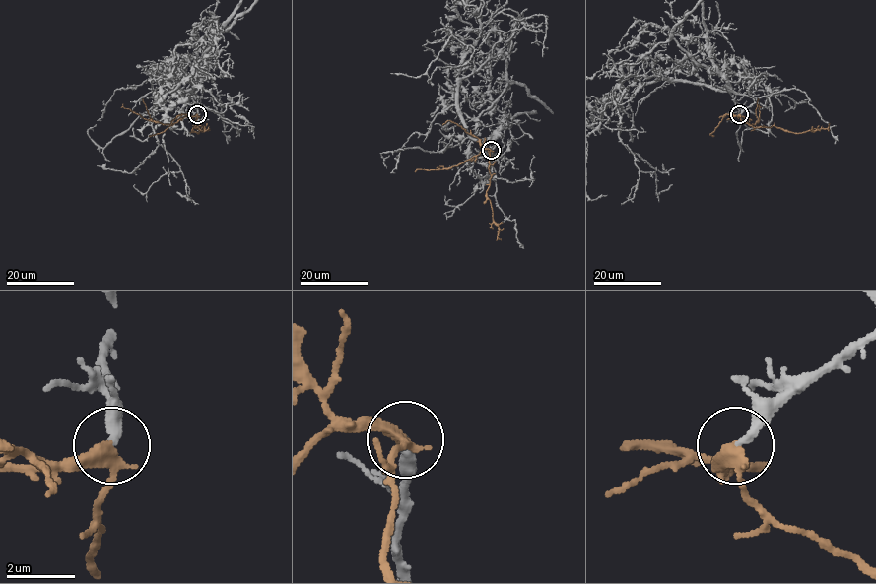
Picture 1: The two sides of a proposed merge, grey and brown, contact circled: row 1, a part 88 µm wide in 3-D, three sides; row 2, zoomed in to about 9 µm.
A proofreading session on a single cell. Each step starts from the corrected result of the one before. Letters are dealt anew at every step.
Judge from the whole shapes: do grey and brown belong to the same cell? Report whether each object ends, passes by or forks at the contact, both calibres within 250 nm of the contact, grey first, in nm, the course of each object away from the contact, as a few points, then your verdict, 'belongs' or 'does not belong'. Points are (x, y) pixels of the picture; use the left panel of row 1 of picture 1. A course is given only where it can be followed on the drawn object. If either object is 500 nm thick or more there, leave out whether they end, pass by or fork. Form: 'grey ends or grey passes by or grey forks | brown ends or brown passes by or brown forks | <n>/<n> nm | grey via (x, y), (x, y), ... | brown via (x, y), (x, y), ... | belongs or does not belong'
grey ends | brown passes by | 280/320 nm | grey via (197, 114), (194, 95), (165, 80), (185, 98), (182, 127), (168, 125), (163, 142), (169, 184), (183, 194) | brown via (197, 114), (195, 127), (197, 126), (193, 128), (197, 133), (207, 123) | belongs

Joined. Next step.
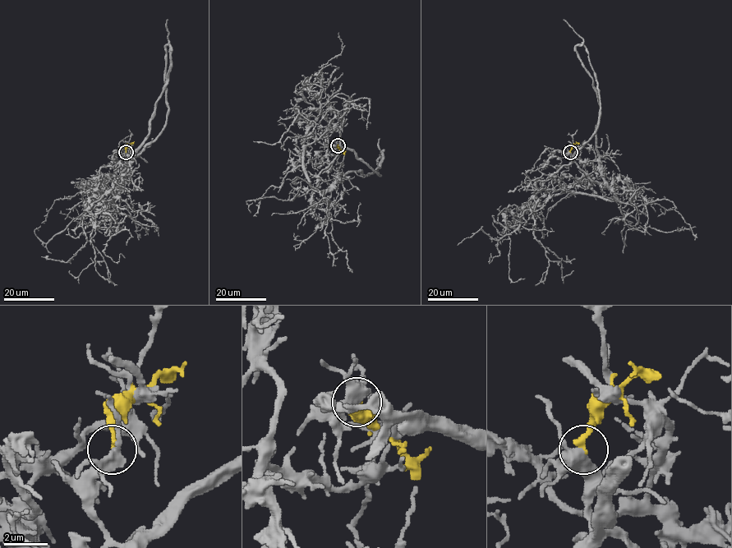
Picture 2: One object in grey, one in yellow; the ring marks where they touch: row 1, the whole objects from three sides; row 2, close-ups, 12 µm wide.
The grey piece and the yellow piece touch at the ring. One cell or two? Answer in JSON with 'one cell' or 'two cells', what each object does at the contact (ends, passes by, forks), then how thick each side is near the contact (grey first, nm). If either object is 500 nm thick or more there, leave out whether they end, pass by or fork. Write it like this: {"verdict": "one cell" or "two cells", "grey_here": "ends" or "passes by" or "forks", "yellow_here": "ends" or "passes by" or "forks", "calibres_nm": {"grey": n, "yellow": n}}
{"verdict": "two cells", "grey_here": "forks", "yellow_here": "ends", "calibres_nm": {"grey": 360, "yellow": 260}}

